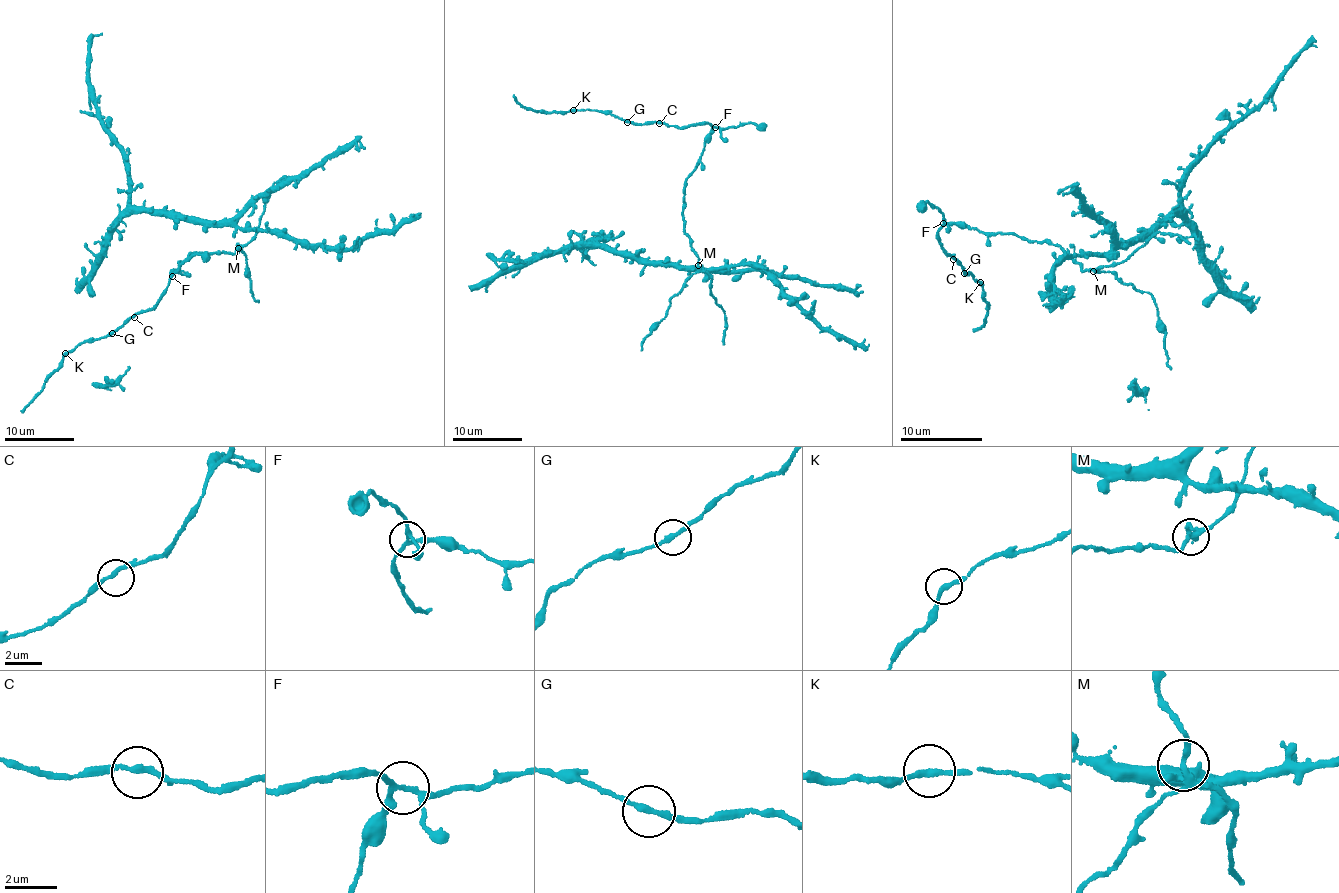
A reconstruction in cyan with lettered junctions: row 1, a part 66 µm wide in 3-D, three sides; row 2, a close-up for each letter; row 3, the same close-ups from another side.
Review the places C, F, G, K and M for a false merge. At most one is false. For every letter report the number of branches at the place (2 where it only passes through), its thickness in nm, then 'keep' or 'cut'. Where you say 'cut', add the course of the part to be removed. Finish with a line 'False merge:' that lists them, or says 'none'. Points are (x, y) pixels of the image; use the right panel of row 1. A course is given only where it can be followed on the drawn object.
C: 2 branches meet; 200 nm thick; keep
F: 4 branches meet; 190 nm thick; keep
G: 2 branches meet; 200 nm thick; keep
K: 2 branches meet; 220 nm thick; keep
M: 3 branches meet; 180 nm thick; keep
False merge: none

